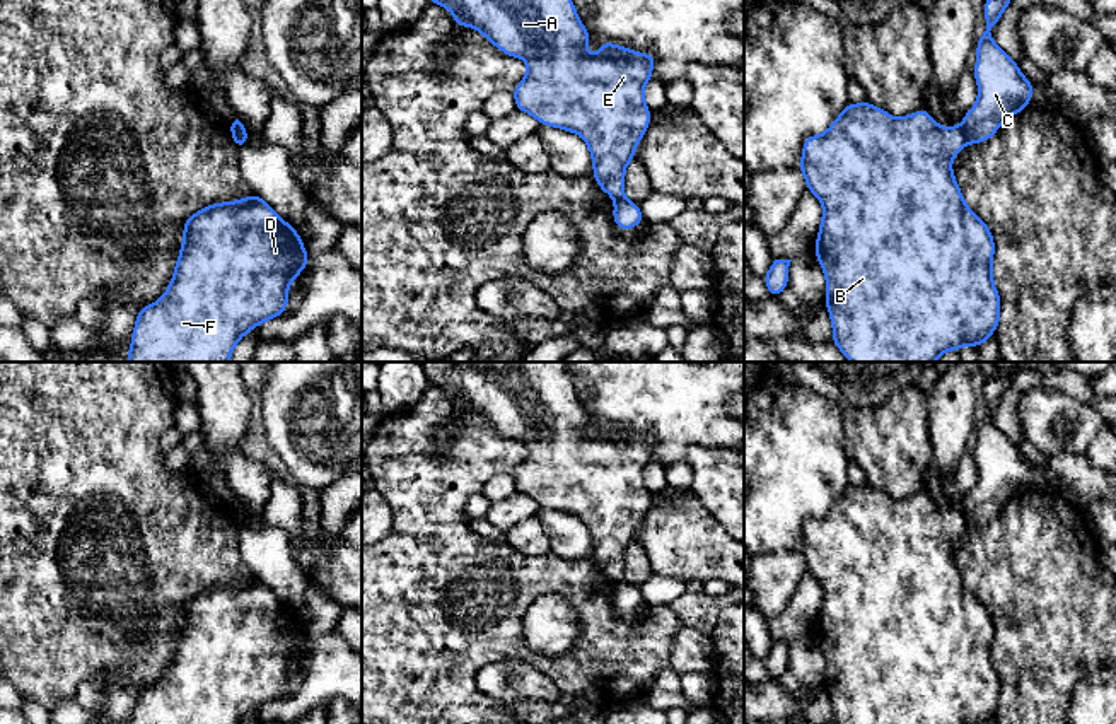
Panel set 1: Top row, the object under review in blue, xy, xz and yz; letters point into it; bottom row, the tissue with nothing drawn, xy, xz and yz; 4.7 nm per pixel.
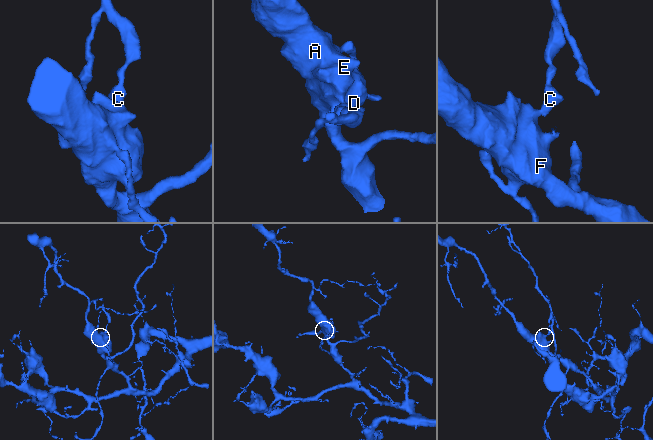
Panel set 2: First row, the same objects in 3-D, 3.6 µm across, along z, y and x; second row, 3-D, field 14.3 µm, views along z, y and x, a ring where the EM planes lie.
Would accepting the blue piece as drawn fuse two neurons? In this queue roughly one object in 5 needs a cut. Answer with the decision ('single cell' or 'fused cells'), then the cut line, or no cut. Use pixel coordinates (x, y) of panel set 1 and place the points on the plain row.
fused cells; cut yz (959, 509), (966, 525)

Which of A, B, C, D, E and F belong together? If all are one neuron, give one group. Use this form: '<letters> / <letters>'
A B D E F / C

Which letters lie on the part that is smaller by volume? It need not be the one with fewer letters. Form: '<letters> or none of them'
C

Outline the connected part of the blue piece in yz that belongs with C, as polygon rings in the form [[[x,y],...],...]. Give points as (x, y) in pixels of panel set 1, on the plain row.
[[[1000,371],[985,382],[985,415],[976,427],[978,444],[973,451],[978,483],[962,500],[966,526],[990,523],[1007,500],[1031,487],[1034,466],[1019,447],[990,420],[1002,394],[1010,388],[1014,372]]]

